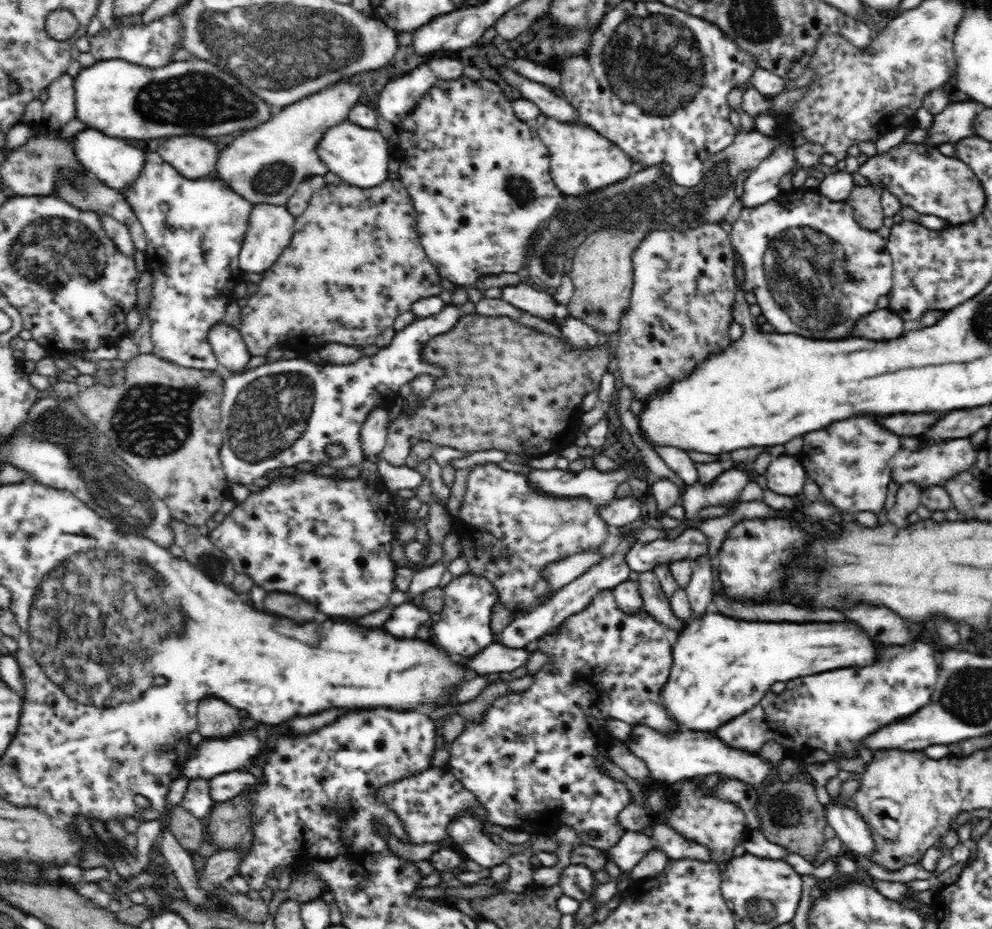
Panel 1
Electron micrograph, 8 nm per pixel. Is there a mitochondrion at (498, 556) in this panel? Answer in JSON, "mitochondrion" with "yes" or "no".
{"mitochondrion":"no"}

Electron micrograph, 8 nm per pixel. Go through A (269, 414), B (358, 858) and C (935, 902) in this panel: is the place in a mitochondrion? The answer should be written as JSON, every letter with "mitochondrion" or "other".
{"A":"mitochondrion","B":"other","C":"other"}

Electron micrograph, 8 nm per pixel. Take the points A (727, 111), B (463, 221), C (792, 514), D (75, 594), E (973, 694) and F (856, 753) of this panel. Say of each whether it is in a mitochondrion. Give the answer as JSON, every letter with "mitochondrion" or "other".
{"A":"other","B":"other","C":"other","D":"mitochondrion","E":"mitochondrion","F":"other"}

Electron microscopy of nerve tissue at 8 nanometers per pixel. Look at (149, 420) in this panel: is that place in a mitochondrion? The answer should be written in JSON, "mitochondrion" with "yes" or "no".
{"mitochondrion":"yes"}

